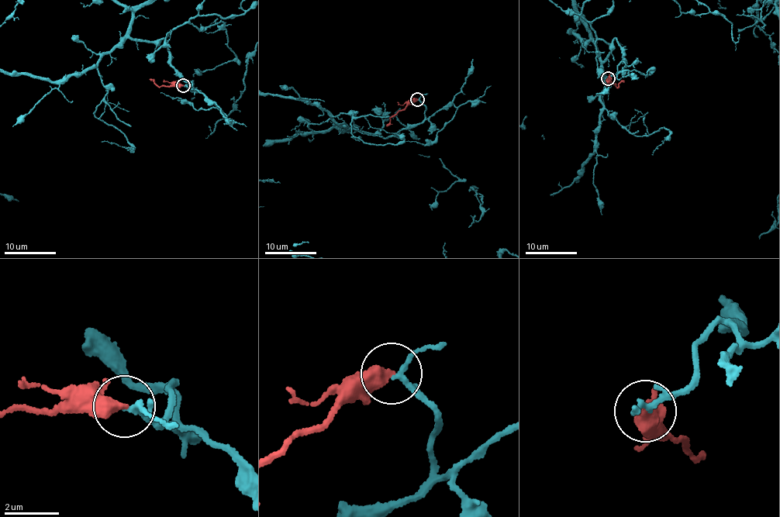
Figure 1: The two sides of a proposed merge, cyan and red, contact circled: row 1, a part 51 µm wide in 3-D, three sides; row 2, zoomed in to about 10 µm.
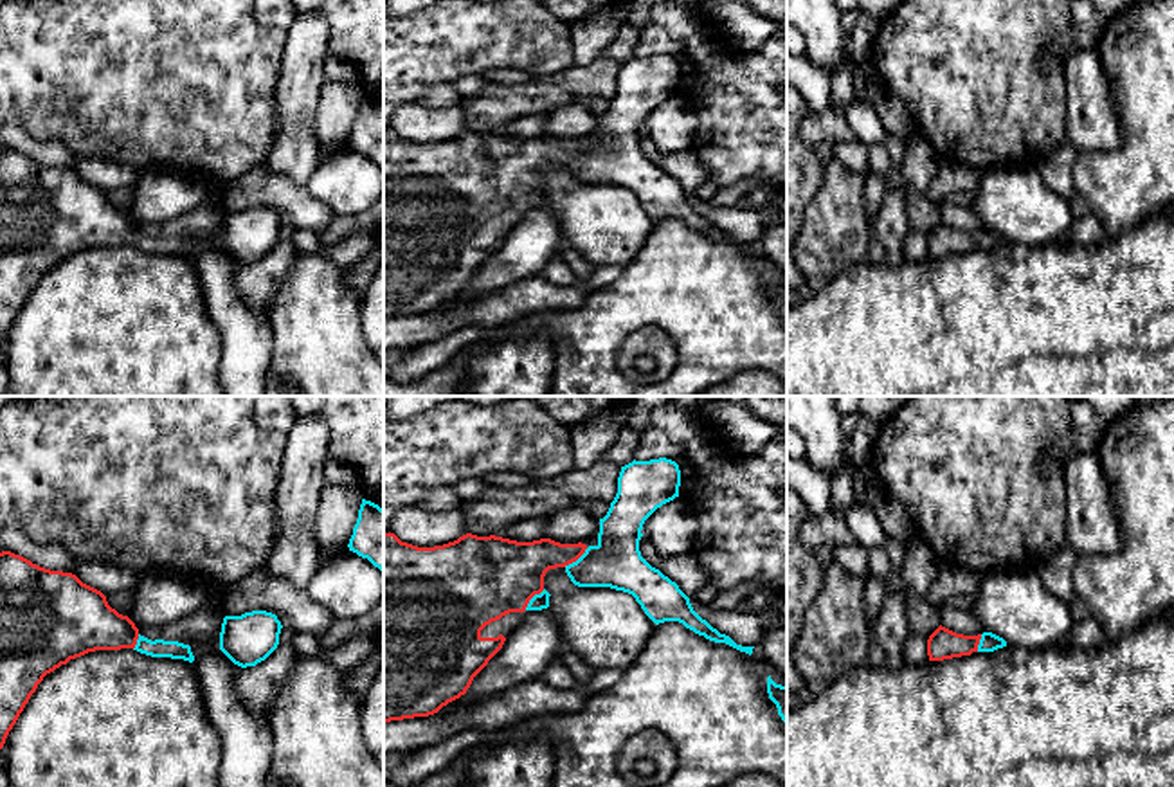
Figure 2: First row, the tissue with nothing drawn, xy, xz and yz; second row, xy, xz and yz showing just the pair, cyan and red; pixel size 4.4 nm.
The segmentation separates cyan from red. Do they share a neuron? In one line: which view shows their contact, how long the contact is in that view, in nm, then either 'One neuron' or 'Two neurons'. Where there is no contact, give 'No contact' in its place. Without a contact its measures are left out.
Touches cyan in xz. Shared border 140 nm. One neuron

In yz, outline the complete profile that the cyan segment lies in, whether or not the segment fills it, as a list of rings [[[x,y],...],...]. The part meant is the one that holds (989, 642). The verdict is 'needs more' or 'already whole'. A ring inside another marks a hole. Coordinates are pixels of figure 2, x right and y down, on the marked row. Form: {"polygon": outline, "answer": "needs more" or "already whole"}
{"polygon": [[[940,625],[927,639],[927,656],[929,661],[944,661],[972,652],[994,652],[1003,647],[1007,641],[992,632],[963,636]]], "answer": "needs more"}

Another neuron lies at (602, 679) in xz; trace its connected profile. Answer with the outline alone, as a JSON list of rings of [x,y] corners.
[[[607,668],[607,670],[596,670],[594,675],[587,681],[582,683],[580,695],[587,701],[587,692],[603,692],[616,683],[619,683],[625,675],[627,668]]]

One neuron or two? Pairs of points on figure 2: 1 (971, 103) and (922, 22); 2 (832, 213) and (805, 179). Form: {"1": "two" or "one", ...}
{"1": "one", "2": "two"}

